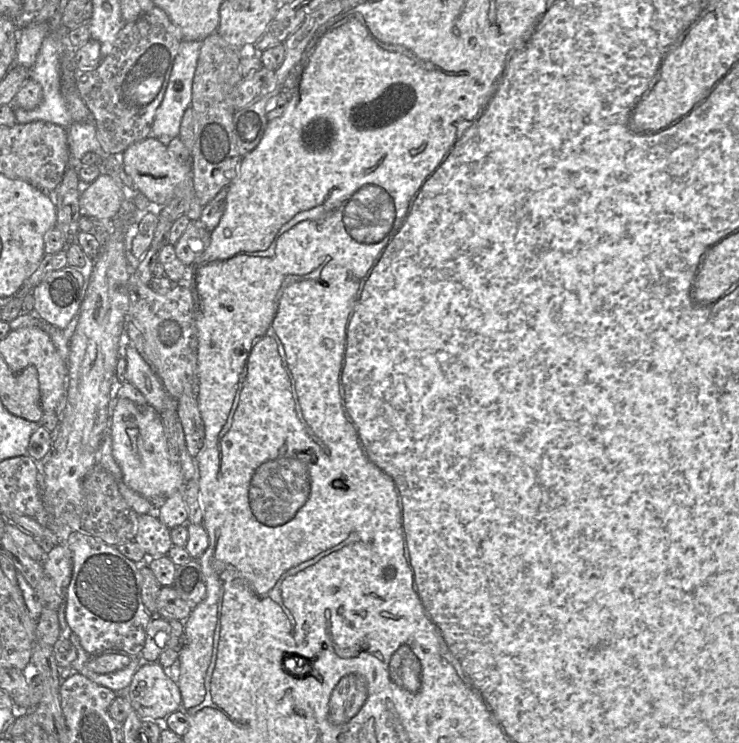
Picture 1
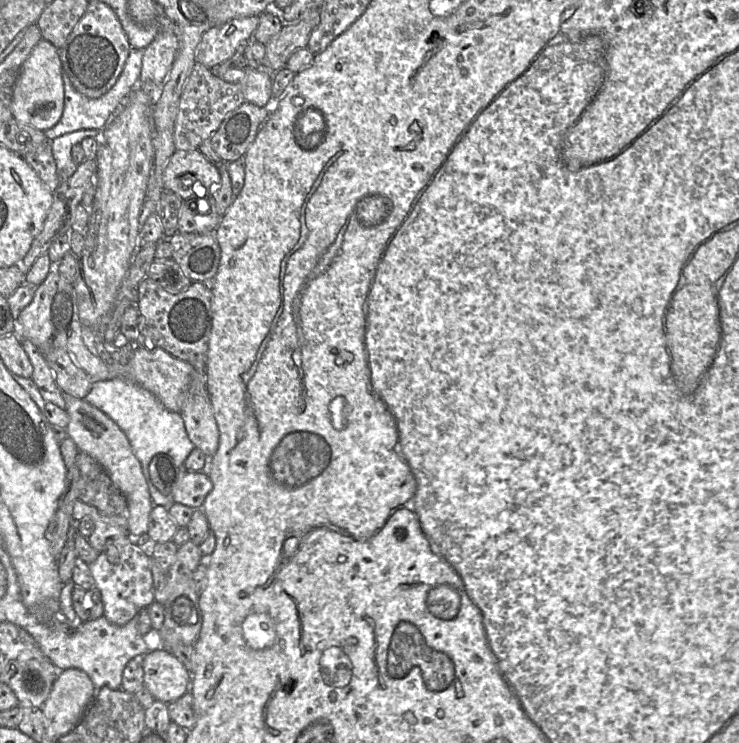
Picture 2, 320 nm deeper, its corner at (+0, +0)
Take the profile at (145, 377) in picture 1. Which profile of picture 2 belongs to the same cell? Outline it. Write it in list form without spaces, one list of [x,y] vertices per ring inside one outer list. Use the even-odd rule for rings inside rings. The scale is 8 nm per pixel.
[[[121,378],[93,383],[84,399],[112,419],[127,437],[134,455],[141,464],[153,504],[169,506],[173,502],[171,497],[162,494],[153,485],[148,467],[152,458],[160,453],[168,454],[177,466],[183,467],[195,446],[188,437],[181,415],[166,409],[151,392],[142,386]]]

